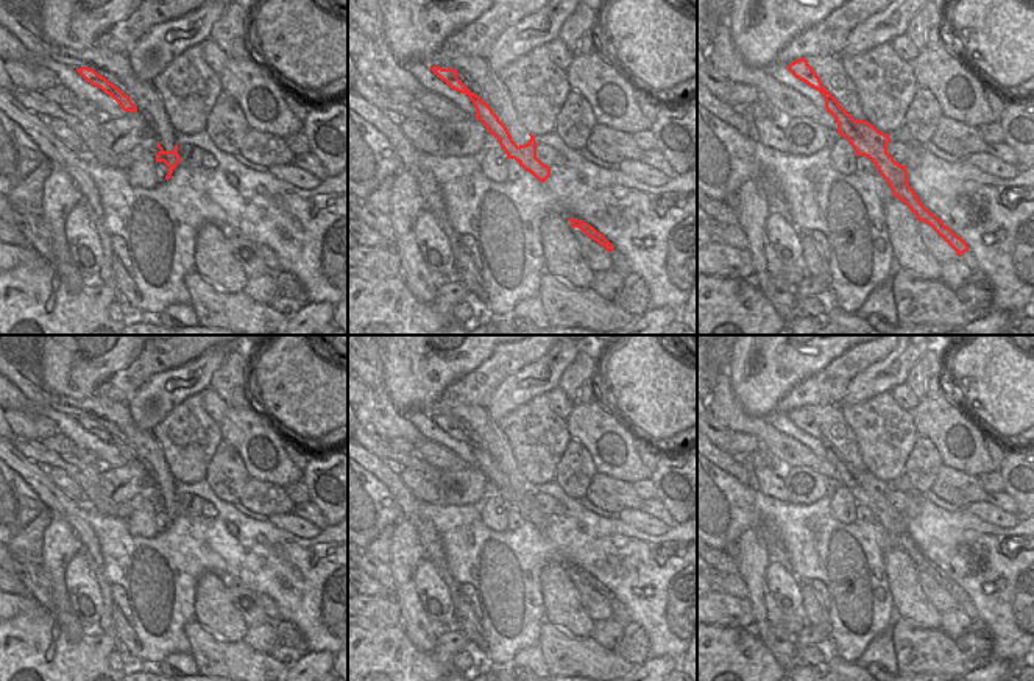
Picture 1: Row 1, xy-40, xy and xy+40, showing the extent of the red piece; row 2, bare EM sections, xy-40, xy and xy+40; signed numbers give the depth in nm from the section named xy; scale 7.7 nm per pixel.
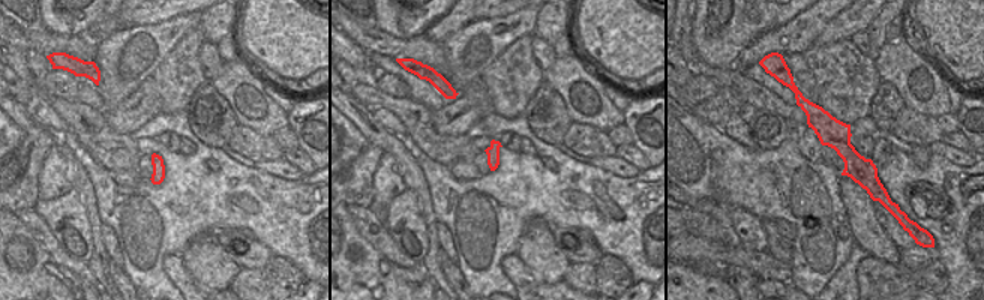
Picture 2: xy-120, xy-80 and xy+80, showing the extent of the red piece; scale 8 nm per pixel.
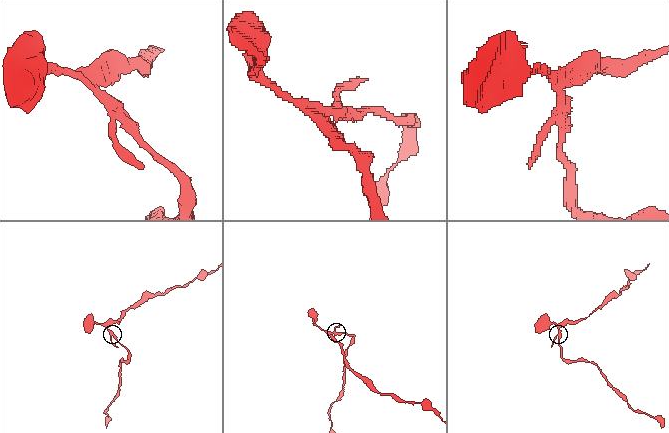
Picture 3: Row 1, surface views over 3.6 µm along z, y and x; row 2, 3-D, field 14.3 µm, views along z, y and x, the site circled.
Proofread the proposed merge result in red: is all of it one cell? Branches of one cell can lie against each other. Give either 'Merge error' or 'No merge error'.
Merge error.

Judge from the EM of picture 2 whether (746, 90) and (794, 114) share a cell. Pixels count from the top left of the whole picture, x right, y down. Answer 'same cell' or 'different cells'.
same cell

